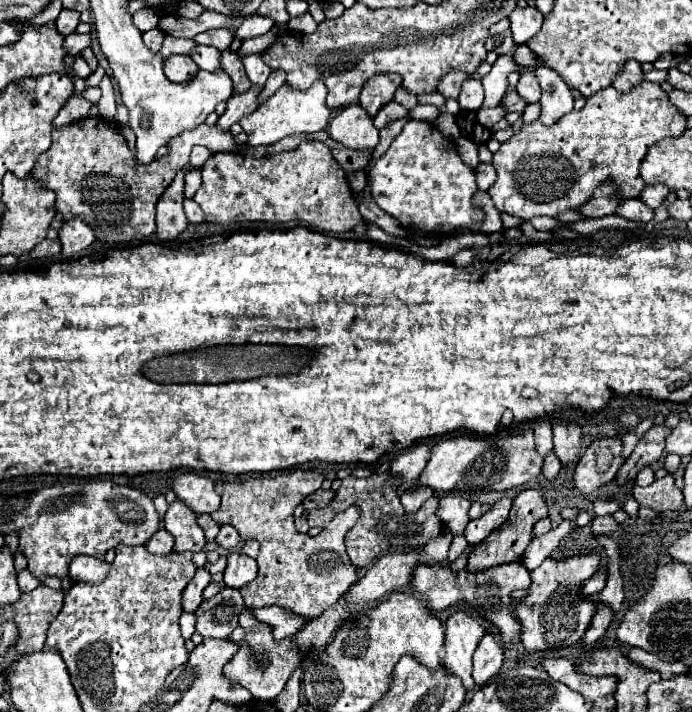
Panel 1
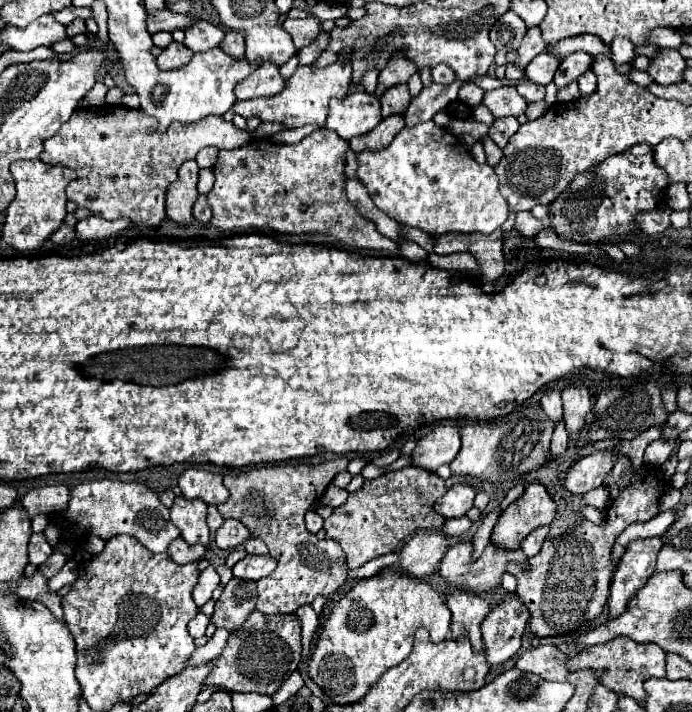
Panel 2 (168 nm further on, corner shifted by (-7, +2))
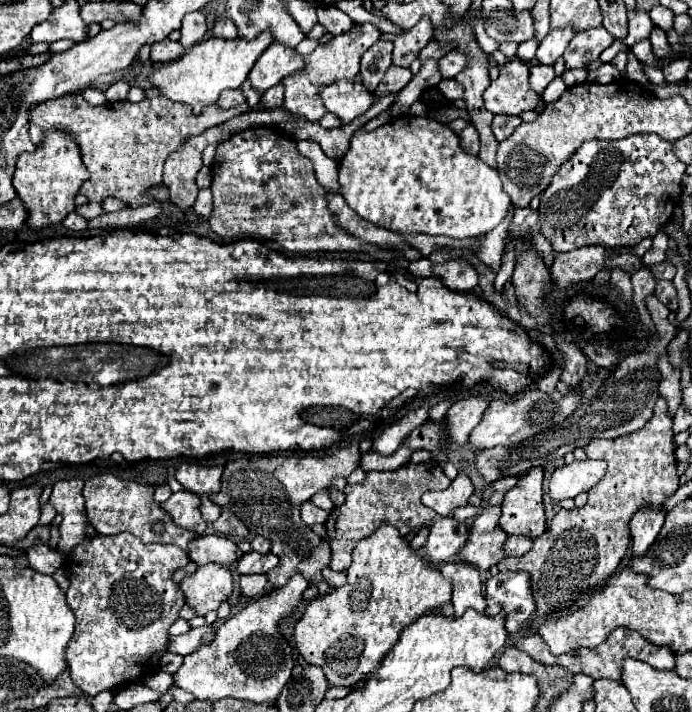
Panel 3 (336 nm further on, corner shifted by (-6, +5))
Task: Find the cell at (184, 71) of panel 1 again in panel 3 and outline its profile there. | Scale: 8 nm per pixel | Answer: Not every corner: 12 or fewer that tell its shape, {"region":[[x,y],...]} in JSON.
{"region":[[164,39],[152,43],[154,63],[172,63],[182,53],[178,41]]}

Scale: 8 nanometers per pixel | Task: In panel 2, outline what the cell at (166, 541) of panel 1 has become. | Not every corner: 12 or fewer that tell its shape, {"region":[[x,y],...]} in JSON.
{"region":[[183,538],[167,552],[177,564],[199,562],[207,546],[189,546]]}

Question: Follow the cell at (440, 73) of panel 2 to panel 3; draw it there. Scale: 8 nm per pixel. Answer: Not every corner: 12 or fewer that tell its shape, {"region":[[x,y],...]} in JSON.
{"region":[[450,51],[438,61],[442,79],[466,67],[466,57]]}

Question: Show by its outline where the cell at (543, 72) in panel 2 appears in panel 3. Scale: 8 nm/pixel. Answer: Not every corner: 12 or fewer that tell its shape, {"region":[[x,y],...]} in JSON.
{"region":[[550,29],[536,51],[536,61],[554,65],[576,31]]}

